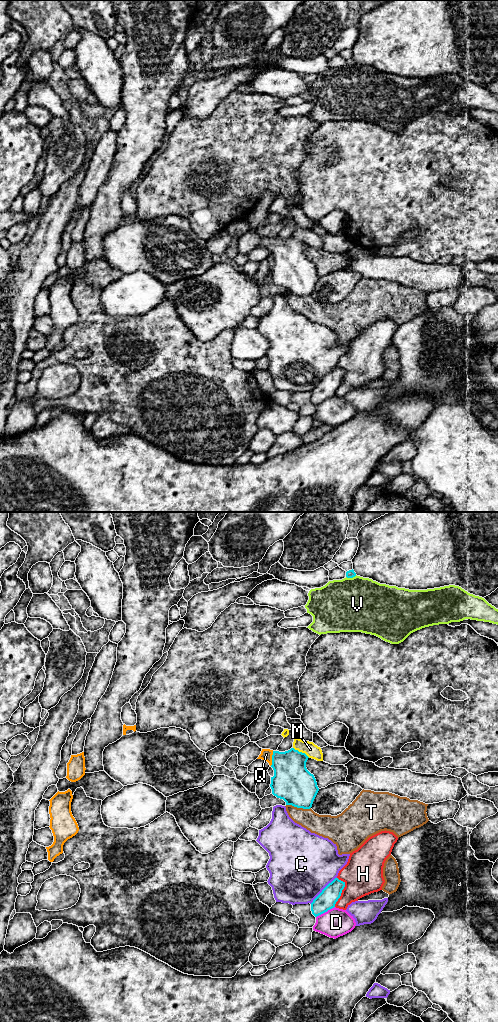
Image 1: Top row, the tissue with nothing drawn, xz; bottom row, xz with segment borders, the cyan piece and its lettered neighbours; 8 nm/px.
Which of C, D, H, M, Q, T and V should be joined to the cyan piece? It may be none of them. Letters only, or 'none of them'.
Q

